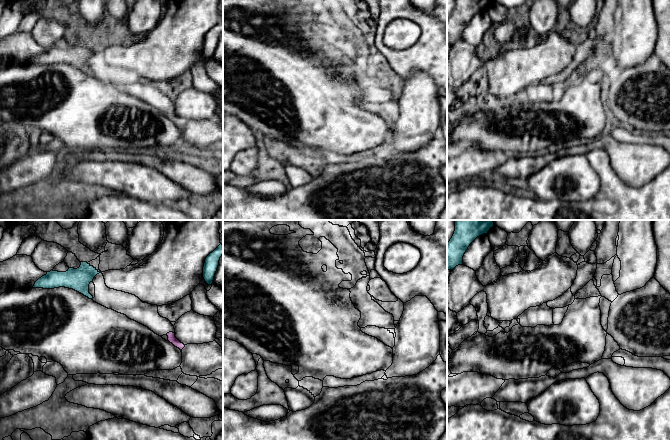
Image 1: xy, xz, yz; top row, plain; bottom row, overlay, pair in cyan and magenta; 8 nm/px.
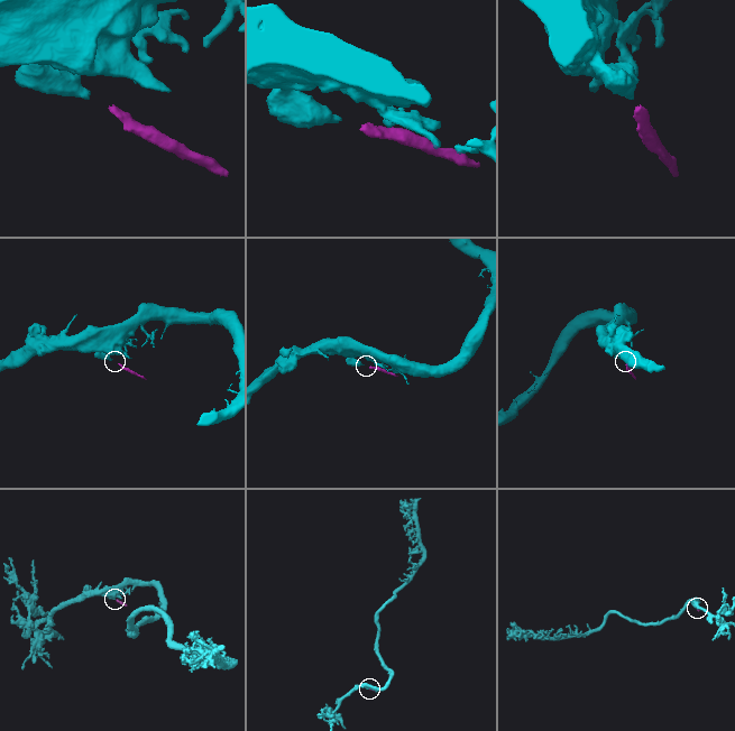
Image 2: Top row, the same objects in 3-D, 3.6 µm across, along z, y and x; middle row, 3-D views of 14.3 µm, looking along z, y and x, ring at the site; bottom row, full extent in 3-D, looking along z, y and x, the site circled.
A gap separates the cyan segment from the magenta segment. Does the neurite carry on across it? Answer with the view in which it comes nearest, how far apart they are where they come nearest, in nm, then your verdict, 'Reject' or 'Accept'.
Closest in xy. Distance 480 nm. Accept

